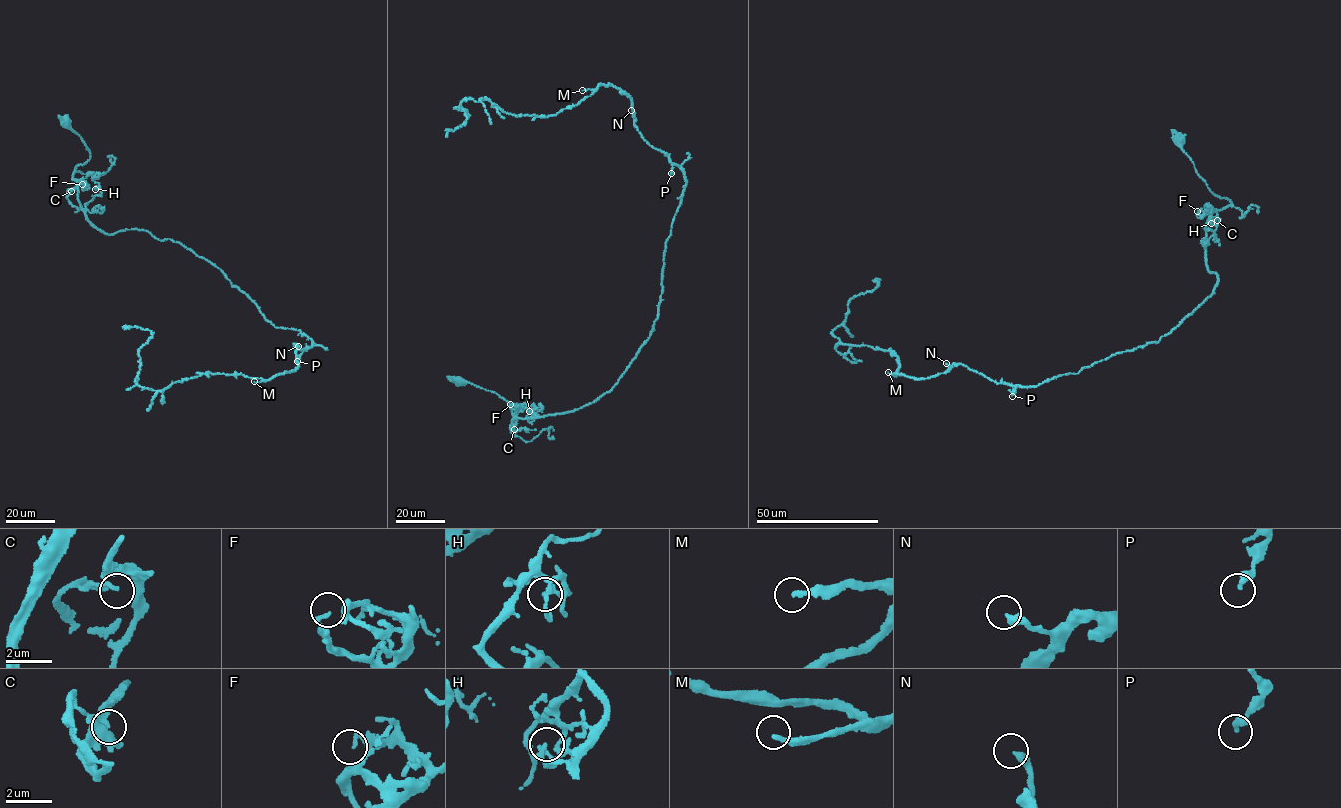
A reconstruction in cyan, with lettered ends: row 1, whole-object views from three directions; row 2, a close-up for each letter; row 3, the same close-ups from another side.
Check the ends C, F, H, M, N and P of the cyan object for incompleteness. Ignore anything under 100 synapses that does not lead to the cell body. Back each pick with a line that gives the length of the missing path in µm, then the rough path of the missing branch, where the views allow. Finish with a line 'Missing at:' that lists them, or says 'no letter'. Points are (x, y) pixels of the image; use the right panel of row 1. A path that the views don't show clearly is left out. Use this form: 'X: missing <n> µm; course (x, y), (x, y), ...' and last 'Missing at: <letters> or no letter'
M: missing 70 µm; course (888, 372), (869, 358), (868, 351), (881, 325), (887, 301), (905, 304), (906, 300)
Missing at: M

